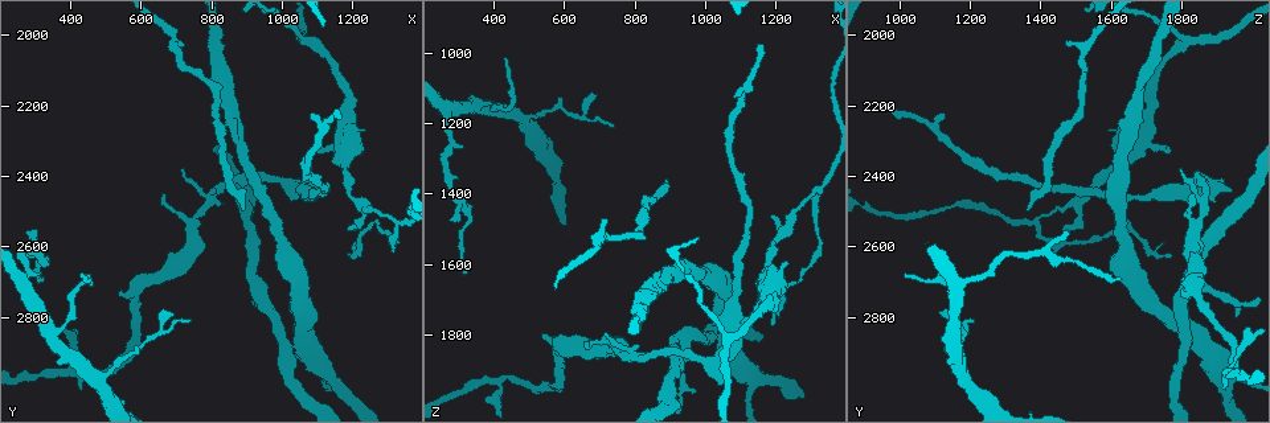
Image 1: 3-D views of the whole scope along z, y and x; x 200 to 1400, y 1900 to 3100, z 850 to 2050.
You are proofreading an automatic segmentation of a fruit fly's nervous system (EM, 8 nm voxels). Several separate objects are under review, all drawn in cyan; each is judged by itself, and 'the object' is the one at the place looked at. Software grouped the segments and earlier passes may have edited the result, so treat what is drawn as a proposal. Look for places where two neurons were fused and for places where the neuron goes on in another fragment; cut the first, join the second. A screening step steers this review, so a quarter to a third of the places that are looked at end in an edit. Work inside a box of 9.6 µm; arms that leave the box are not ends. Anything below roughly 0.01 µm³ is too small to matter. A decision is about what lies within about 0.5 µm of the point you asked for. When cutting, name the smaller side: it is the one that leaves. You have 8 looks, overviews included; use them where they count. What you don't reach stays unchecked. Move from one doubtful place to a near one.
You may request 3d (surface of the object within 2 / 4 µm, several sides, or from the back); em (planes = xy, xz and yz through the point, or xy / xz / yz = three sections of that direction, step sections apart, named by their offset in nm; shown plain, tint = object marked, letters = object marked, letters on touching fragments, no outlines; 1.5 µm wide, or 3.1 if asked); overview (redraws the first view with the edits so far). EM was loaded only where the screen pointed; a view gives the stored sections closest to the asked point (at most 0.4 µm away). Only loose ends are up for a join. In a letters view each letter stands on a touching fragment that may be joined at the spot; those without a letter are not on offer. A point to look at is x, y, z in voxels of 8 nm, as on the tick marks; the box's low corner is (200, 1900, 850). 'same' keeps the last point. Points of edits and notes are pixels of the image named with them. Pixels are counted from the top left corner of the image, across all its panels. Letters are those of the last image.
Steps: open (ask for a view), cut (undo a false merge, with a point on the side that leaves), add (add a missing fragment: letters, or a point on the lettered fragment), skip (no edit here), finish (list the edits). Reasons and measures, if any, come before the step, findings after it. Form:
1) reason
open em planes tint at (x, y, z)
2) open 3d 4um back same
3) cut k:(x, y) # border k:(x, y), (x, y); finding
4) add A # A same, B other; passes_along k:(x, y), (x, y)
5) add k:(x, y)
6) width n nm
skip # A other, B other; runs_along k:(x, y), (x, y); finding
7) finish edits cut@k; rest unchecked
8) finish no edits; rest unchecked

branch stops here
open 3d 4um at (320, 2690, 1630)

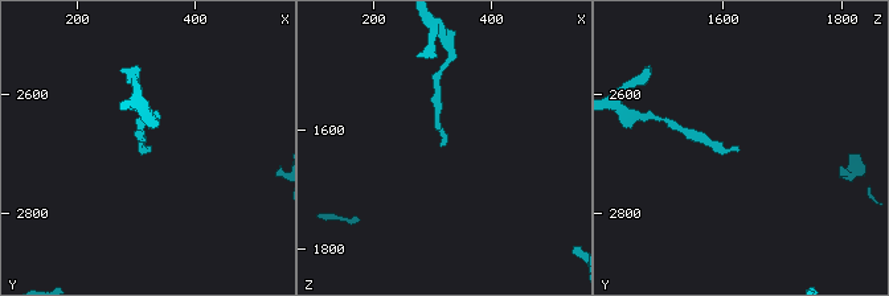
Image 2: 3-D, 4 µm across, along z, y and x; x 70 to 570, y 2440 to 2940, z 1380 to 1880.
need the tissue
open em planes letters at (315, 2690, 1625)

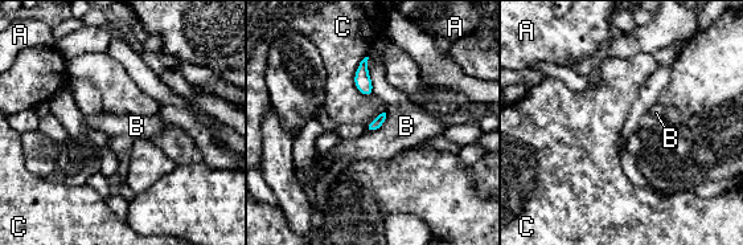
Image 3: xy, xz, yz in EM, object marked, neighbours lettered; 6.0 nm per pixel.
skip # A other, B other, C other; border 3:(366, 64), (374, 94); no lettered fragment goes on from it

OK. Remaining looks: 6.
open 3d 2um back at (1080, 2230, 1130)

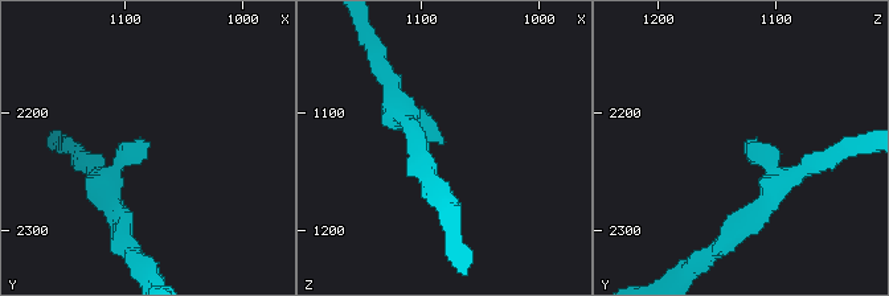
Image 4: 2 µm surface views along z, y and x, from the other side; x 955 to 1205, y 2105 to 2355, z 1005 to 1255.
shape alone is not enough
open em yz step 4 letters at (1078, 2226, 1122)

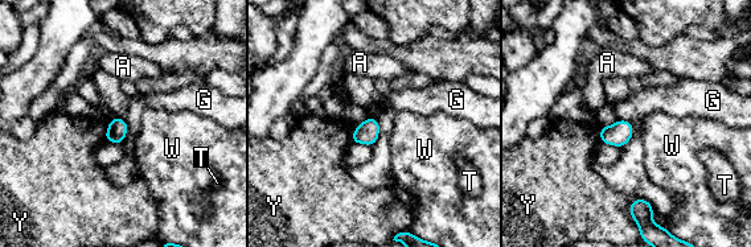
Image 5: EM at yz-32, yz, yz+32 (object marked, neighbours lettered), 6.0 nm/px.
open em planes letters same

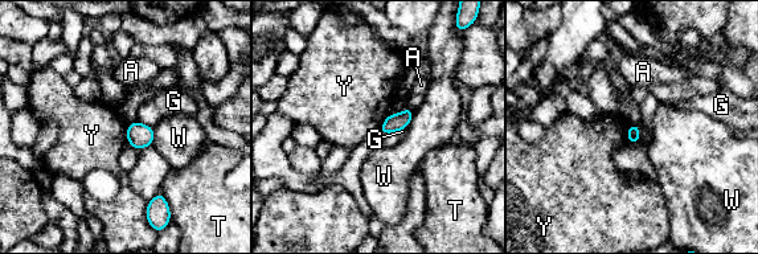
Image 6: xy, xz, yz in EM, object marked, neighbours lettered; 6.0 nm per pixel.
skip # A other, G other, T other, W other, Y other; border 6:(631, 123), (627, 128), (626, 143); none of them fits

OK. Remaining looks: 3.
an open end
open em planes letters at (710, 2030, 1470)

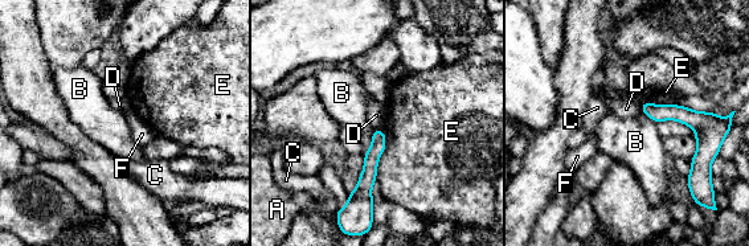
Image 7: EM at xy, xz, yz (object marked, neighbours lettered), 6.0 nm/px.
skip # A other, B other, C other, D other, E other, F other; runs_along 7:(645, 105), (703, 131), (691, 180); none of them fits

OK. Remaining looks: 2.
finish no edits; rest unchecked

